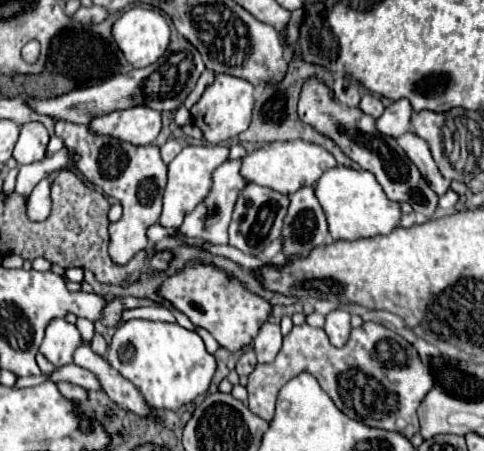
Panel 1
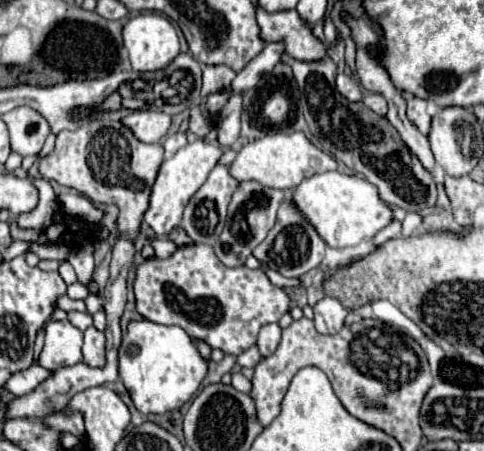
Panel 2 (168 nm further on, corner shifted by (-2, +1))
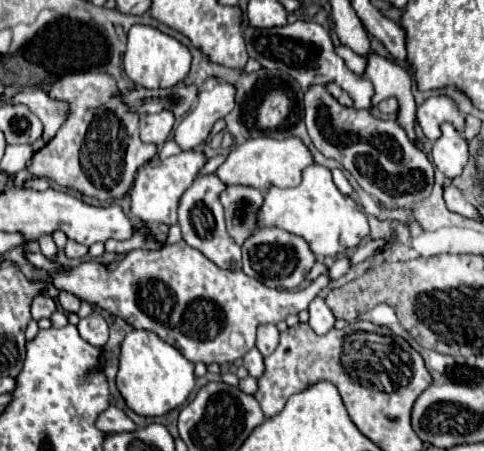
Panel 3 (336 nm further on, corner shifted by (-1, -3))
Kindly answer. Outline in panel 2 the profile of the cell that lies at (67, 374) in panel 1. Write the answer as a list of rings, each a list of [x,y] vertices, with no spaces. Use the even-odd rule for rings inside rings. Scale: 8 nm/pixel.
[[[39,364],[29,366],[27,370],[21,370],[17,374],[13,374],[7,380],[7,390],[13,392],[15,396],[25,396],[29,392],[33,392],[33,388],[37,388],[37,384],[41,384],[41,380],[47,380],[49,376],[53,376],[53,372],[41,368]]]

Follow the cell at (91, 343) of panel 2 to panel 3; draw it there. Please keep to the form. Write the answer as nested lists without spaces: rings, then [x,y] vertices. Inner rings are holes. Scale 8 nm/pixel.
[[[92,310],[90,316],[86,316],[86,318],[82,318],[78,322],[78,332],[88,344],[102,348],[108,342],[110,326],[108,326],[108,322],[102,318],[102,314],[98,310]]]

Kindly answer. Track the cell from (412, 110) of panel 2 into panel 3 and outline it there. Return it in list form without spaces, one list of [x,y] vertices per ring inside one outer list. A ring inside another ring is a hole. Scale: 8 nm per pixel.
[[[446,94],[428,98],[424,104],[418,106],[416,116],[424,130],[424,136],[432,142],[440,138],[440,126],[444,122],[450,122],[460,134],[464,132],[464,118],[460,116],[458,104],[456,104],[456,100],[452,100]]]

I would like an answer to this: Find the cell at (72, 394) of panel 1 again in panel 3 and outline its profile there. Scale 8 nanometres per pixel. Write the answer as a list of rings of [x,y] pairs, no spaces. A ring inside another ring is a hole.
[[[110,406],[108,410],[104,410],[100,414],[96,426],[104,434],[120,434],[120,432],[134,432],[136,430],[136,424],[116,406]]]

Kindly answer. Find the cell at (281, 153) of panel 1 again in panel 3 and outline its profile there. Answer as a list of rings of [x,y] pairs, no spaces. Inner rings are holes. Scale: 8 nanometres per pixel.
[[[258,136],[252,140],[246,140],[244,144],[238,144],[230,150],[224,164],[216,170],[216,176],[226,184],[242,184],[252,186],[258,190],[266,190],[268,186],[278,188],[292,188],[298,186],[302,180],[302,170],[306,166],[314,164],[310,150],[302,144],[300,138],[284,138],[276,140],[270,136]]]

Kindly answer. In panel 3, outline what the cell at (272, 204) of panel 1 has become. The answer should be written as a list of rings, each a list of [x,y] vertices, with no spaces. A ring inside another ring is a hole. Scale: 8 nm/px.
[[[226,186],[220,194],[226,226],[236,244],[244,244],[256,232],[256,214],[262,206],[262,192],[250,186]]]

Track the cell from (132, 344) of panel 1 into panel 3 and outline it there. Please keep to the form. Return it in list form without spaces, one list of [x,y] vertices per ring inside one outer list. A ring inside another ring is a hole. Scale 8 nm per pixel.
[[[132,330],[120,346],[120,364],[116,386],[126,400],[126,406],[140,416],[162,416],[184,404],[194,390],[194,364],[186,360],[176,348],[162,342],[154,332]]]

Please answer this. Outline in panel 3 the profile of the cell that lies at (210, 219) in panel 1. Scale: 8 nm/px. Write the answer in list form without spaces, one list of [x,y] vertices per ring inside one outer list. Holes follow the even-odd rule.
[[[216,174],[208,176],[198,176],[192,186],[182,194],[180,204],[178,204],[178,224],[182,228],[184,242],[198,248],[208,260],[212,260],[216,266],[224,270],[240,270],[240,246],[228,236],[226,232],[226,222],[224,222],[224,208],[218,200],[220,192],[224,190],[224,182]]]

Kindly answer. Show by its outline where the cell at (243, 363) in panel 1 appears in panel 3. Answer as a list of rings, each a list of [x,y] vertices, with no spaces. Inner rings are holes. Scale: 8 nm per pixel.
[[[254,347],[244,356],[244,366],[250,372],[250,376],[260,378],[264,374],[264,356]]]

